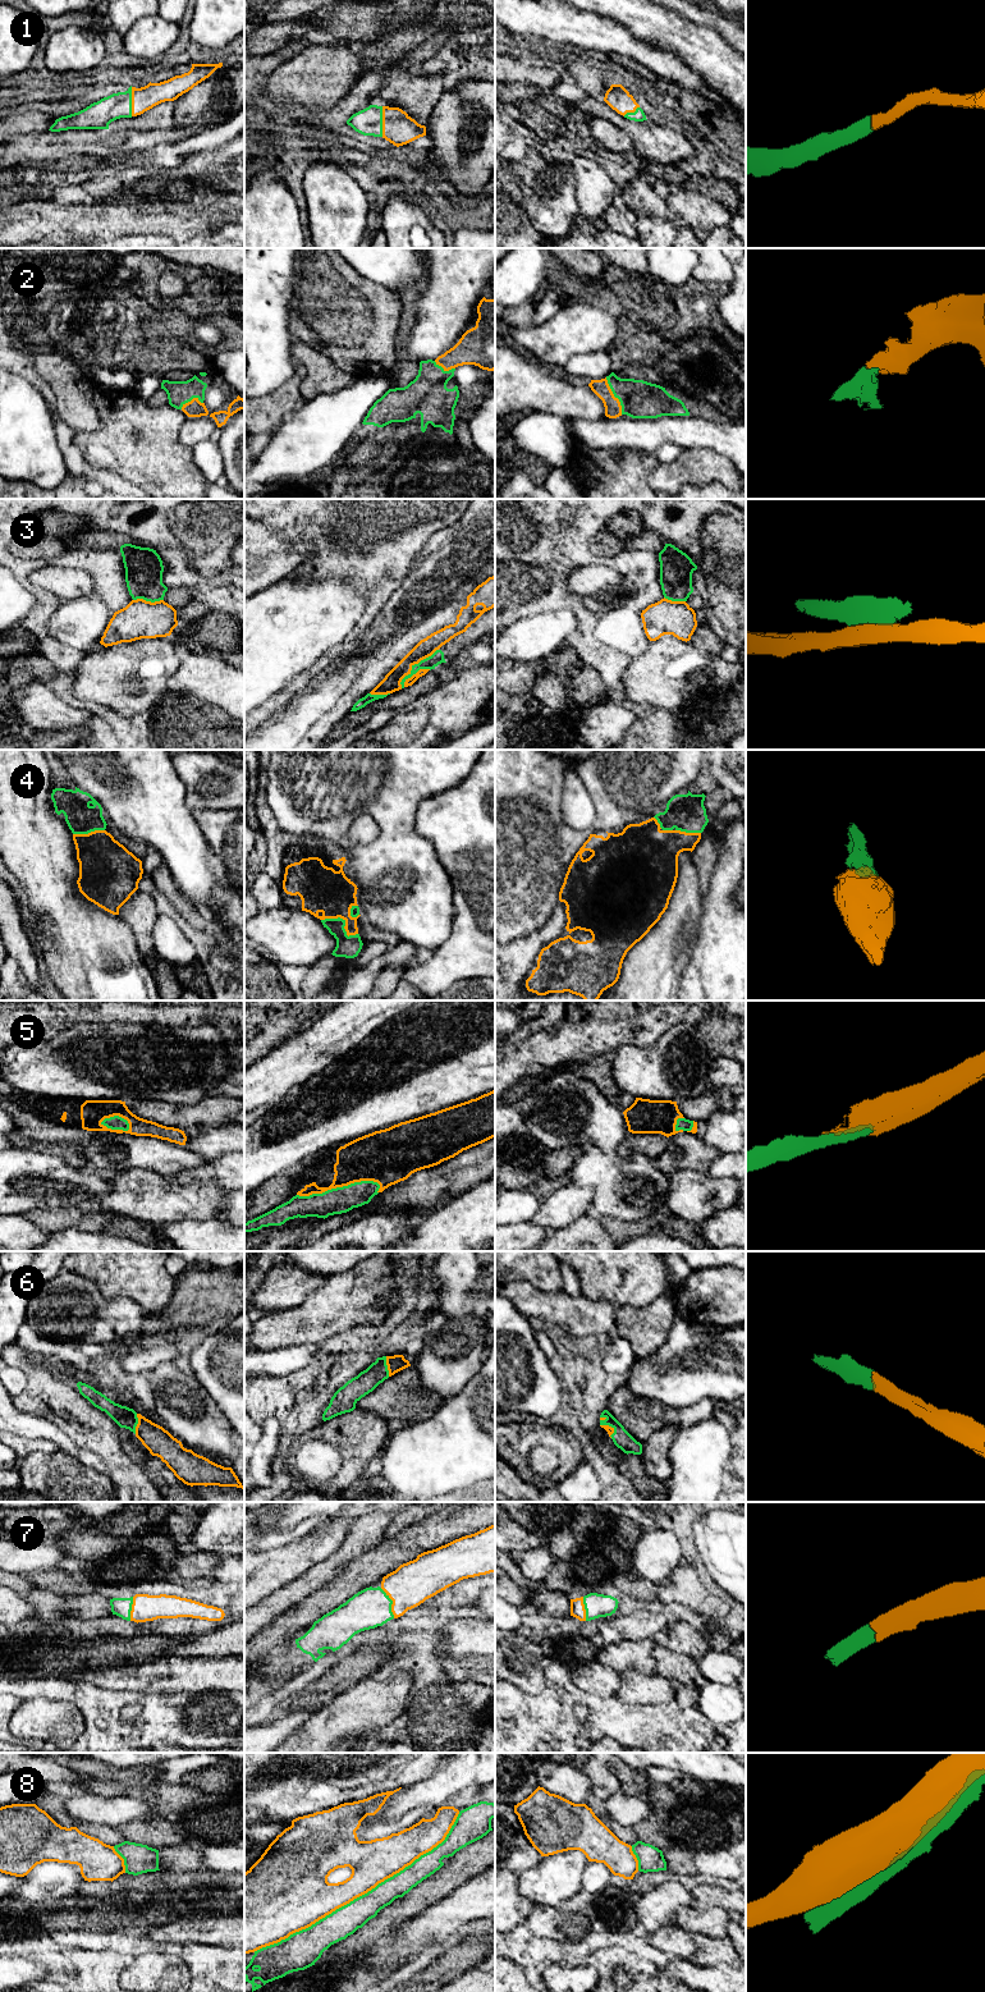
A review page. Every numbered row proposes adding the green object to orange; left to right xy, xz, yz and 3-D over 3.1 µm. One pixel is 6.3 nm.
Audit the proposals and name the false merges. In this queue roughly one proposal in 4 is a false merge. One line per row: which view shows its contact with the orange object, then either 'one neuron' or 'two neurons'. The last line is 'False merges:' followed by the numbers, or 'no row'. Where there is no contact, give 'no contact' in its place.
1: meets orange in xz; one neuron
2: meets orange in yz; one neuron
3: meets orange in xz; two neurons
4: meets orange in xz; one neuron
5: meets orange in xz; one neuron
6: meets orange in xy; one neuron
7: meets orange in xz; one neuron
8: meets orange in xz; two neurons
False merges: 3, 8

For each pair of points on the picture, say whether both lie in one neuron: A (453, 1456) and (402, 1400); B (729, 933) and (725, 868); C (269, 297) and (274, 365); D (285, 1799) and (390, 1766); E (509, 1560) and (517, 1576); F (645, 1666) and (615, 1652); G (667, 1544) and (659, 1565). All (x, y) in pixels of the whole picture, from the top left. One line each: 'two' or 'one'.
A: two
B: one
C: one
D: one
E: one
F: one
G: one

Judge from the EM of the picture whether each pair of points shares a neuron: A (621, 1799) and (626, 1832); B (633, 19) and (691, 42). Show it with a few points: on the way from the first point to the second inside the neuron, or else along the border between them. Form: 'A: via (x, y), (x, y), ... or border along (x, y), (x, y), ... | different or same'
A: border along (604, 1803), (605, 1810), (612, 1818), (631, 1827) | different
B: via (647, 21), (677, 33) | same

